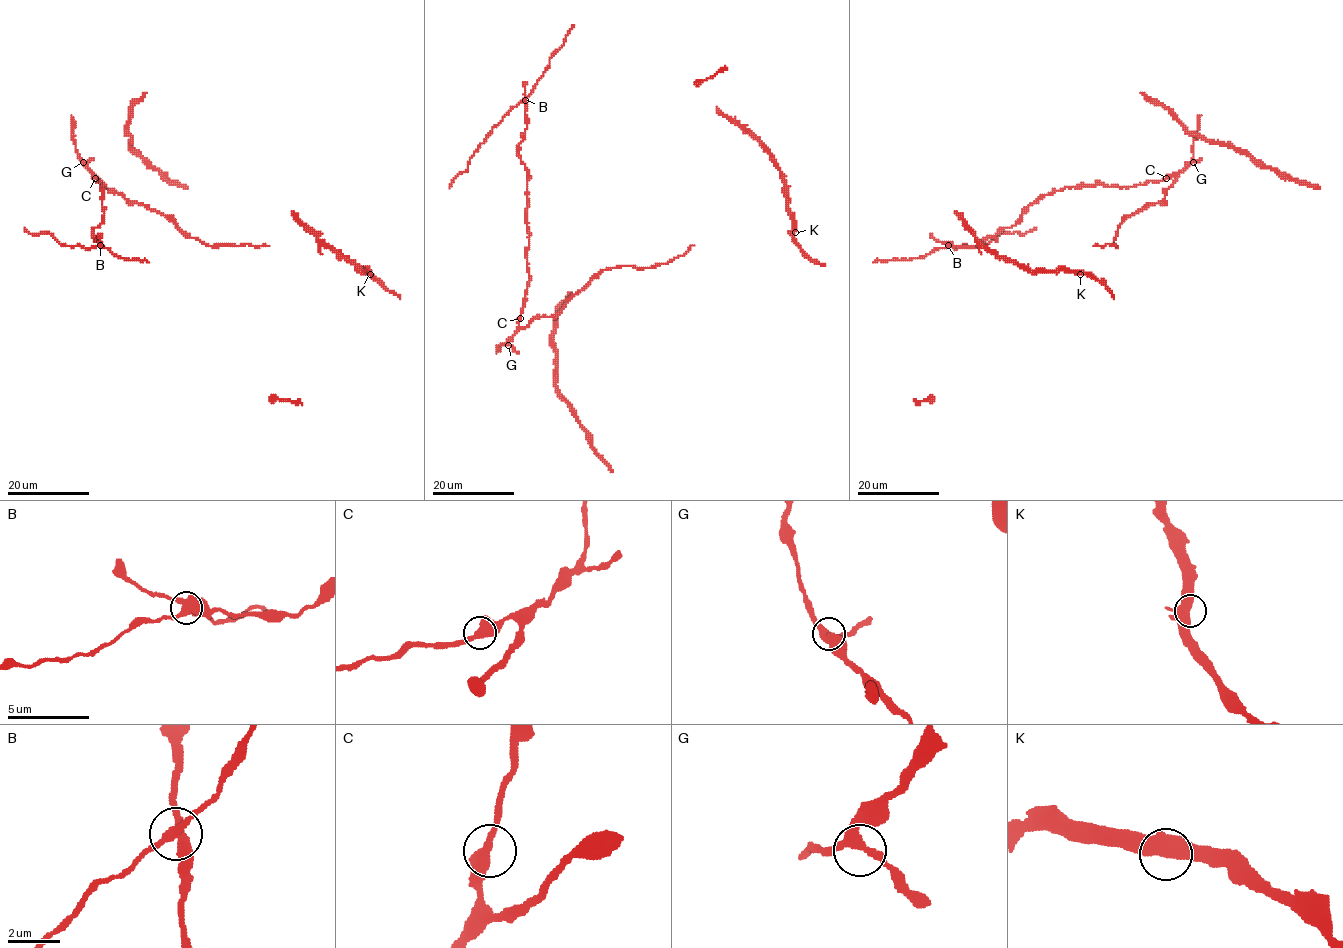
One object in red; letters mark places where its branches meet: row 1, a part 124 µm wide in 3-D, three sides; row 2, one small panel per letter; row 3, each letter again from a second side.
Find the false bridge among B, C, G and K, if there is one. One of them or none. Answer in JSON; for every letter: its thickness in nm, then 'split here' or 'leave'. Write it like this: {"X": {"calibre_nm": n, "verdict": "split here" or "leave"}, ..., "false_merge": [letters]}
{"B": {"calibre_nm": 400, "verdict": "split here"}, "C": {"calibre_nm": 380, "verdict": "leave"}, "G": {"calibre_nm": 320, "verdict": "leave"}, "K": {"calibre_nm": 480, "verdict": "leave"}, "false_merge": ["B"]}

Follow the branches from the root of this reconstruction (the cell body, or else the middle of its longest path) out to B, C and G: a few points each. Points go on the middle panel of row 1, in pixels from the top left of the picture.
B: (608, 268), (559, 312), (519, 326), (529, 277), (528, 170), (518, 155), (526, 127), (524, 100)
C: (608, 268), (602, 269), (559, 312), (551, 316), (536, 316), (521, 328), (520, 318)
G: (608, 268), (602, 269), (559, 312), (551, 316), (536, 316), (508, 345)

